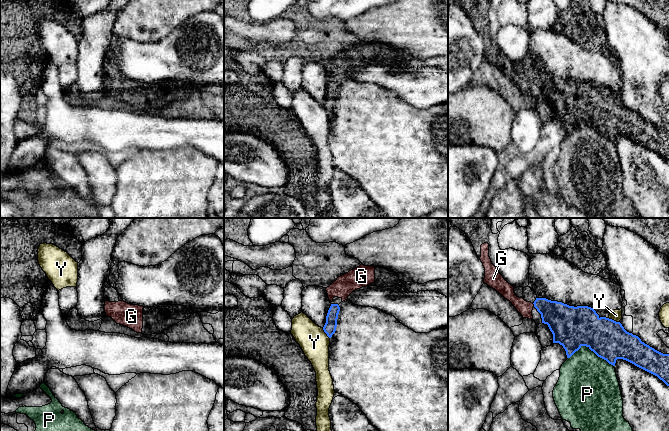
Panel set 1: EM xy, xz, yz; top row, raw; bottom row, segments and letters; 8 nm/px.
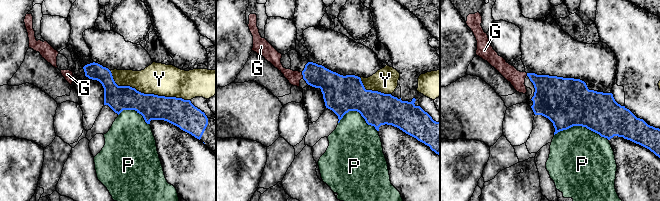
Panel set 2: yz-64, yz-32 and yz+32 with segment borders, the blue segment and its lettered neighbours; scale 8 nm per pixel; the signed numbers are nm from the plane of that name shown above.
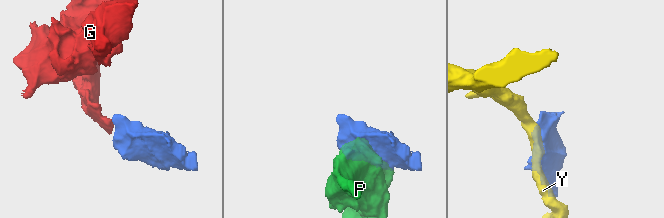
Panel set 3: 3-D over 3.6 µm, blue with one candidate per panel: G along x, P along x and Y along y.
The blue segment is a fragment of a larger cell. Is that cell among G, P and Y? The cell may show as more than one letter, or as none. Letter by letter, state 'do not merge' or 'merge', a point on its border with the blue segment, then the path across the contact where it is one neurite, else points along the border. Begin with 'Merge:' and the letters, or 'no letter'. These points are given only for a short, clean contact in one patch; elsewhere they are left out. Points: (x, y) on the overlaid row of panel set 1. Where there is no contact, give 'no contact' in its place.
Merge: G
G: merge; contact yz (534, 305)
P: do not merge; contact yz (591, 350)
Y: do not merge; contact yz (613, 320)

